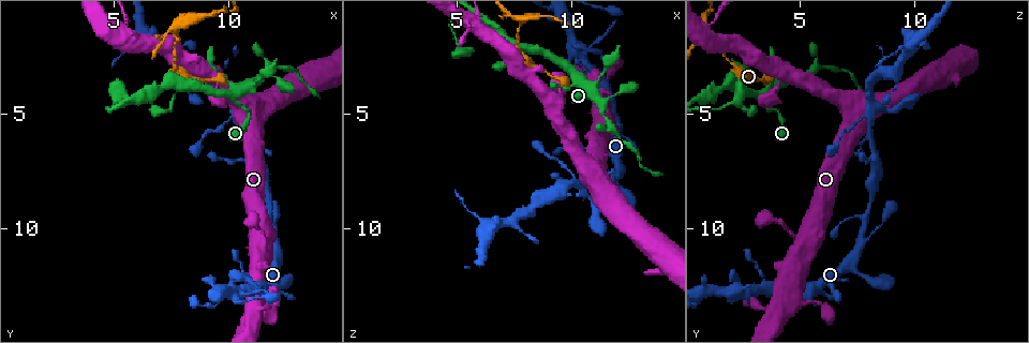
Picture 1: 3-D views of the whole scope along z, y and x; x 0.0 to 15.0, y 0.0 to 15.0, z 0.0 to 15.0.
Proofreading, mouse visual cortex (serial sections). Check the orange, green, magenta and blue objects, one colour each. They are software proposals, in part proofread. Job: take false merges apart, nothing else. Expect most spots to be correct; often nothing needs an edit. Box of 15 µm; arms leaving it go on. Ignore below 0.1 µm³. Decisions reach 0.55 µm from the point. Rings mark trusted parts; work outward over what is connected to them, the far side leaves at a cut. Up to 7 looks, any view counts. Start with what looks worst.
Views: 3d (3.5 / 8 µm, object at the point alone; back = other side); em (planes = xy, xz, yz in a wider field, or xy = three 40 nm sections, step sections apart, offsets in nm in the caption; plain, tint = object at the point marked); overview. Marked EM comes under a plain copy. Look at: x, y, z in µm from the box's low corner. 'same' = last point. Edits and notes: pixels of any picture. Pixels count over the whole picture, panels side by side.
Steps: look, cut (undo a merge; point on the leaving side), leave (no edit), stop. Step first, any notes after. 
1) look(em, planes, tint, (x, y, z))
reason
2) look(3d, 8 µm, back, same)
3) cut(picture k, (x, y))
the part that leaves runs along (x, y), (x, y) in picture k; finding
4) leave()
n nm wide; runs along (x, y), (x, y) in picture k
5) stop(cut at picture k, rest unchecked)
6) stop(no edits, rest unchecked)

look(3d, 3.5 µm, (10.3, 4.2, 3.2))
branch point

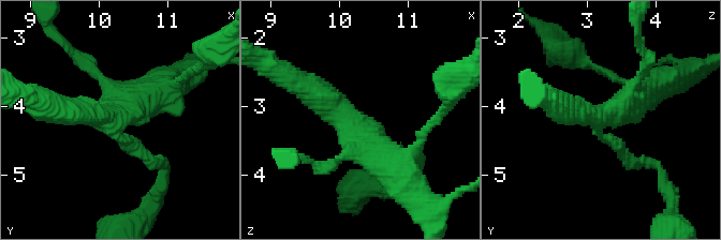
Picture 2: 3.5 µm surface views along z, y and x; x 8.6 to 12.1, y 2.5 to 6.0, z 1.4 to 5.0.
look(em, planes, tint, (10.20, 4.20, 3.15))
3 arms; arms of 150, 400, 500 nm; need the tissue

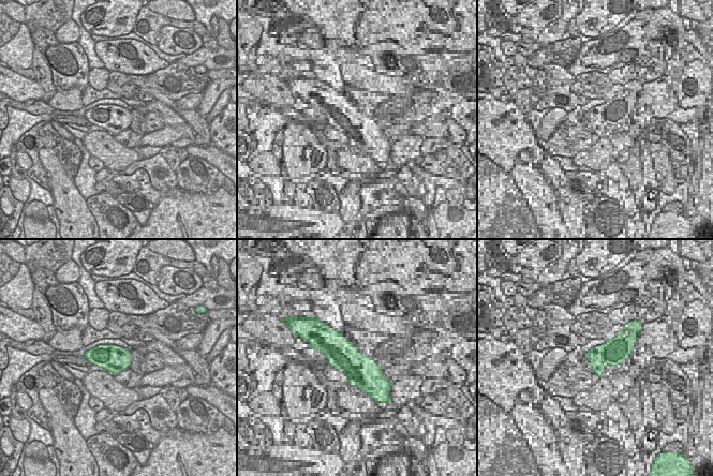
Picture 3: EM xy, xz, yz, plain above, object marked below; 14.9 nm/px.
leave()
runs along (396, 154), (294, 79) in picture 2; continuous, no second cell

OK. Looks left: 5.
look(3d, 3.5 µm, (11.1, 12.6, 3.4))
thin arm on a thick one

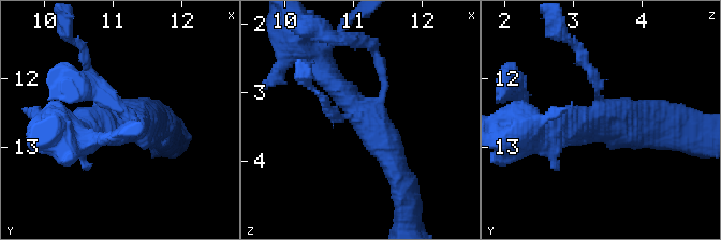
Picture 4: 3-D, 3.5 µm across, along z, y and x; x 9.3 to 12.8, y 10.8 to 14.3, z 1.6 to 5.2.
look(em, xy, step 5, tint, (11.20, 12.60, 3.30))
need the tissue

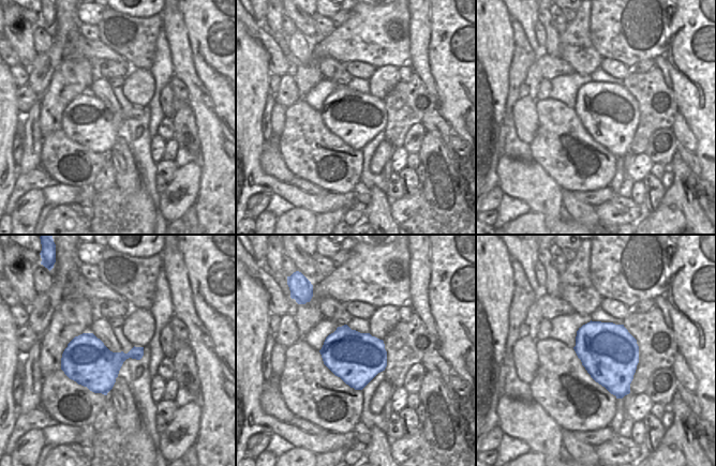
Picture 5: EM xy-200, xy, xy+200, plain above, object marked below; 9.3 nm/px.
leave()
runs along (400, 176), (378, 126), (321, 66) in picture 4; one cell here

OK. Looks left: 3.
look(3d, 8 µm, back, (11.9, 10.5, 7.7))
arms part here

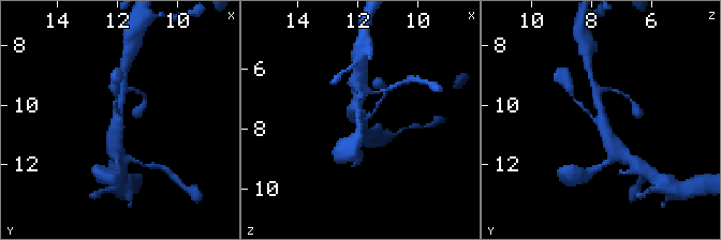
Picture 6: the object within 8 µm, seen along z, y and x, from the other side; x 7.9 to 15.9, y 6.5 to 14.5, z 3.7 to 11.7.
look(em, xy, step 5, tint, (12.0, 10.5, 7.8))
need the tissue

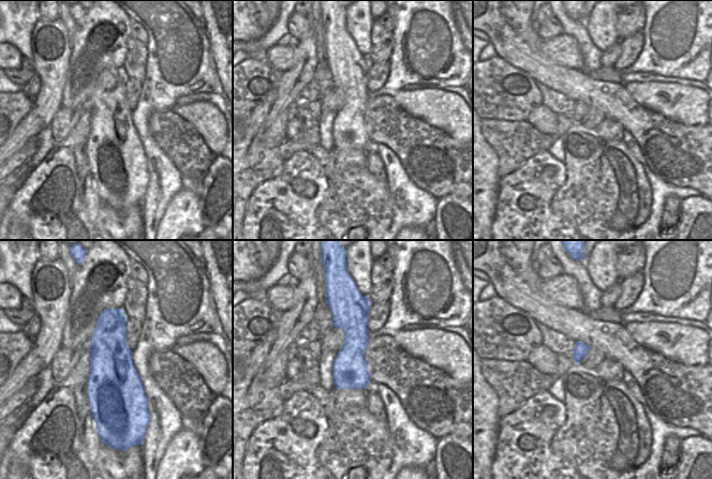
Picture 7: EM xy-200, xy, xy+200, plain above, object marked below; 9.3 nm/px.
leave()
arms of 100, 250, 450 nm; runs along (615, 148), (602, 125), (596, 90) in picture 6; one cell here

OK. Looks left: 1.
stop(no edits, rest unchecked)

